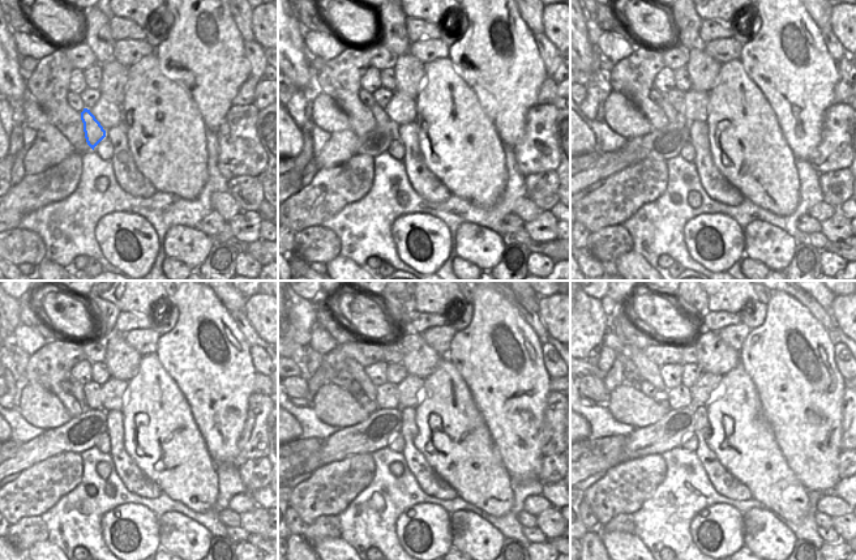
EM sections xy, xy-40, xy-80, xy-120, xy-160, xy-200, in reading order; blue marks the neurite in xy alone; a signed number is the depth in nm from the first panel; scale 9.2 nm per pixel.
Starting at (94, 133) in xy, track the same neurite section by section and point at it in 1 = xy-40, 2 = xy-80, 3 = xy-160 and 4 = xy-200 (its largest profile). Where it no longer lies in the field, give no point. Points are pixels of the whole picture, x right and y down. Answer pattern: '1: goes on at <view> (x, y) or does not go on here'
1: goes on at xy-40 (379, 112)
2: goes on at xy-80 (671, 114)
3: goes on at xy-160 (358, 371)
4: goes on at xy-200 (613, 307)

